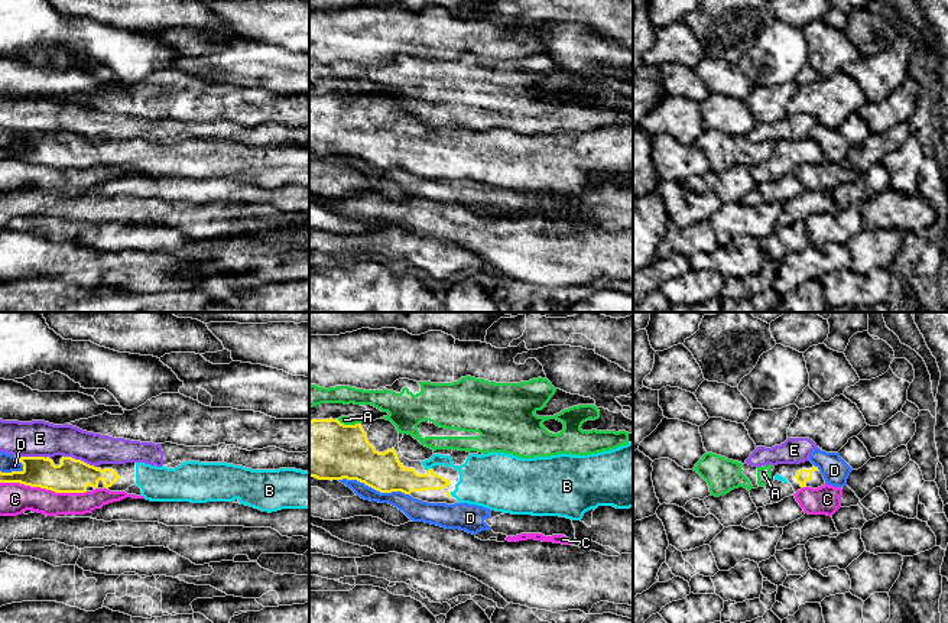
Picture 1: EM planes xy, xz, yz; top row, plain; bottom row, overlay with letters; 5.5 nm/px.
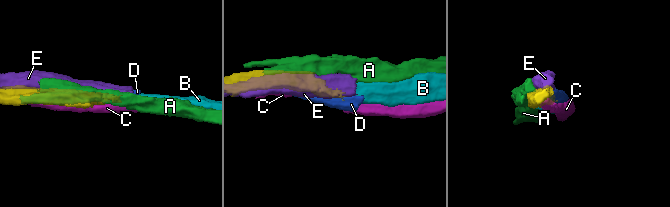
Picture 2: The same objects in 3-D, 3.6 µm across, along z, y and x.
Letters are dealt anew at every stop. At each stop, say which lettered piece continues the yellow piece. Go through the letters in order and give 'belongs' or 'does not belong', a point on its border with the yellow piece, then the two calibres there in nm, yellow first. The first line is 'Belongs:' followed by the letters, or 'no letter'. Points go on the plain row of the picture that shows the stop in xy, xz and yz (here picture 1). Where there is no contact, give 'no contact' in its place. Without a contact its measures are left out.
Belongs: B
A: does not belong; meets yellow in xz at (348, 101); 340 nm thick on the yellow side, 50 nm on the other
B: belongs; meets yellow in xz at (428, 146); 220 nm thick on the yellow side, 160 nm on the other
C: does not belong; meets yellow in xy at (44, 164); 190 nm thick on the yellow side, 170 nm on the other
D: does not belong; meets yellow in xz at (373, 164); 280 nm thick on the yellow side, 110 nm on the other
E: does not belong; meets yellow in xy at (32, 133); 190 nm thick on the yellow side, 200 nm on the other

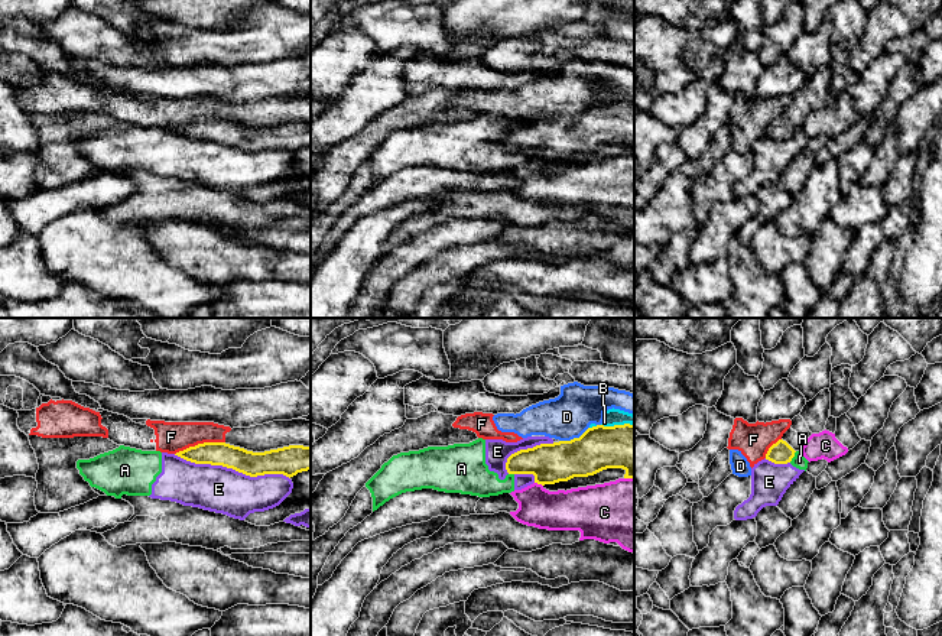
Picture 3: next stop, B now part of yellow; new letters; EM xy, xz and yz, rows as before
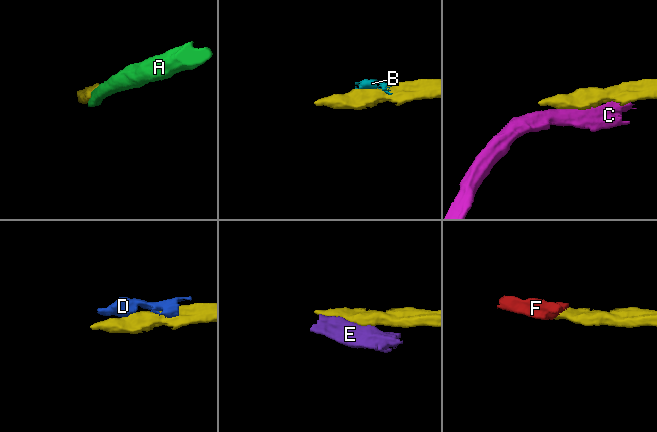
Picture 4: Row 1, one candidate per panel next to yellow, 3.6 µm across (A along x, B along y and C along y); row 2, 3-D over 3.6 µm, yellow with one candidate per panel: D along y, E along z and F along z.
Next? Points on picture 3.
Belongs: no letter
A: does not belong; meets yellow in yz at (793, 132); 130 nm thick on the yellow side, 80 nm on the other
B: does not belong; meets yellow in xz at (617, 101); 260 nm thick on the yellow side, 100 nm on the other
C: does not belong; meets yellow in xz at (539, 159); 220 nm thick on the yellow side, 240 nm on the other
D: does not belong; meets yellow in xz at (574, 114); 240 nm thick on the yellow side, 260 nm on the other
E: does not belong; meets yellow in xy at (231, 143); 140 nm thick on the yellow side, 260 nm on the other
F: does not belong; meets yellow in xy at (200, 120); 130 nm thick on the yellow side, 180 nm on the other

